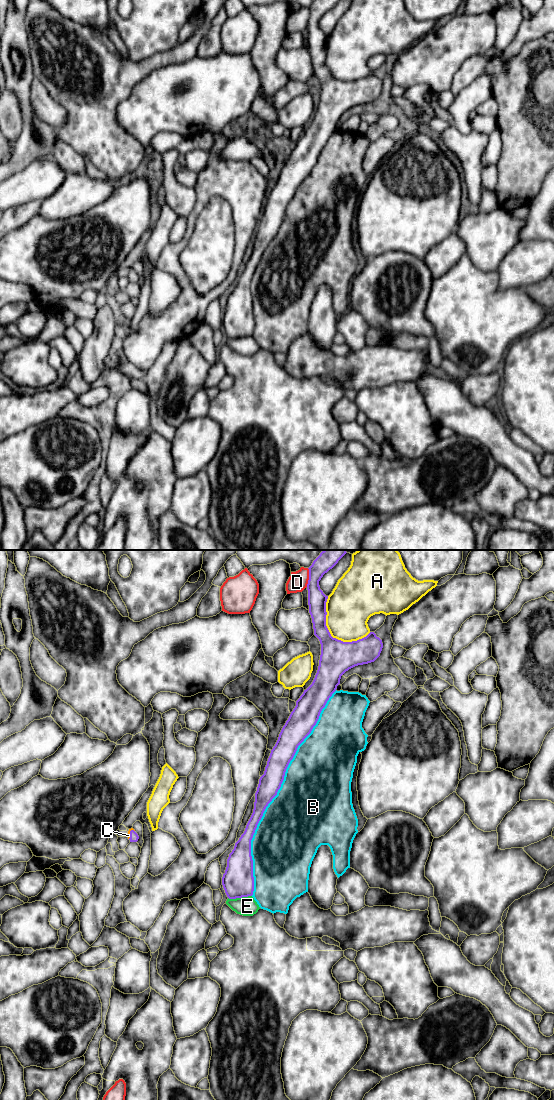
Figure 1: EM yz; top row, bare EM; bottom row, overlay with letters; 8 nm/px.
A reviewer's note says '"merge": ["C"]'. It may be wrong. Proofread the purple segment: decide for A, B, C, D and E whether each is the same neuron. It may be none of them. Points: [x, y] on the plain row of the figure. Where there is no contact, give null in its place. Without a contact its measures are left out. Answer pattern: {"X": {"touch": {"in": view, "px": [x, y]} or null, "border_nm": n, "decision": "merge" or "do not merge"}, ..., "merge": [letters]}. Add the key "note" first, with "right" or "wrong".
{"note": "right", "A": {"touch": {"in": "yz", "px": [330, 75]}, "border_nm": 460, "decision": "do not merge"}, "B": {"touch": {"in": "yz", "px": [276, 233]}, "border_nm": 1800, "decision": "do not merge"}, "C": {"touch": {"in": "yz", "px": [130, 273]}, "border_nm": 90, "decision": "merge"}, "D": {"touch": {"in": "yz", "px": [309, 17]}, "border_nm": 150, "decision": "do not merge"}, "E": {"touch": {"in": "yz", "px": [239, 337]}, "border_nm": 190, "decision": "do not merge"}, "merge": ["C"]}

